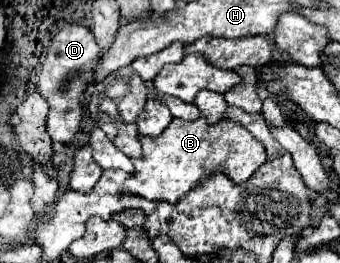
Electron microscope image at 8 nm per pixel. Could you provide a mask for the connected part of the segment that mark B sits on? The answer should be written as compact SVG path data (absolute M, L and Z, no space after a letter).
M204 117L196 121L172 119L172 123L158 137L140 135L142 157L132 159L134 173L126 179L120 193L138 195L148 201L168 201L176 203L188 191L202 183L202 177L212 173L224 173L236 183L248 181L252 173L264 163L264 147L238 123L220 121L208 125Z

